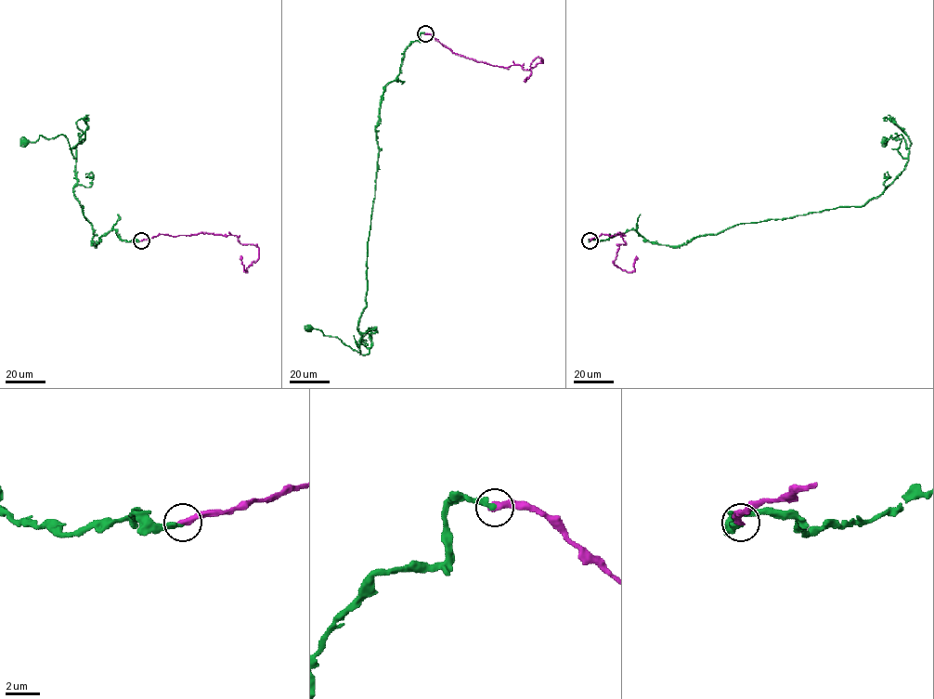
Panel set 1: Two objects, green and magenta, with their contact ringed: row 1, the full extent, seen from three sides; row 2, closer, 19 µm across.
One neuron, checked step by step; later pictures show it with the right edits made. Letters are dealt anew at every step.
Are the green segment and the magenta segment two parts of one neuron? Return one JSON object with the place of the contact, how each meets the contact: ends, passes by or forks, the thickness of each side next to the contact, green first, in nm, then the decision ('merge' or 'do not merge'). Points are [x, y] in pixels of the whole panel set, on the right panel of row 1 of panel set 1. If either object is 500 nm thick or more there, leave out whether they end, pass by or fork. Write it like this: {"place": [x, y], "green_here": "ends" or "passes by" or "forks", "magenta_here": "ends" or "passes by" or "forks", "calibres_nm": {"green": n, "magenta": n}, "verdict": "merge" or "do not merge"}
{"place": [590, 240], "green_here": "ends", "magenta_here": "ends", "calibres_nm": {"green": 320, "magenta": 400}, "verdict": "do not merge"}

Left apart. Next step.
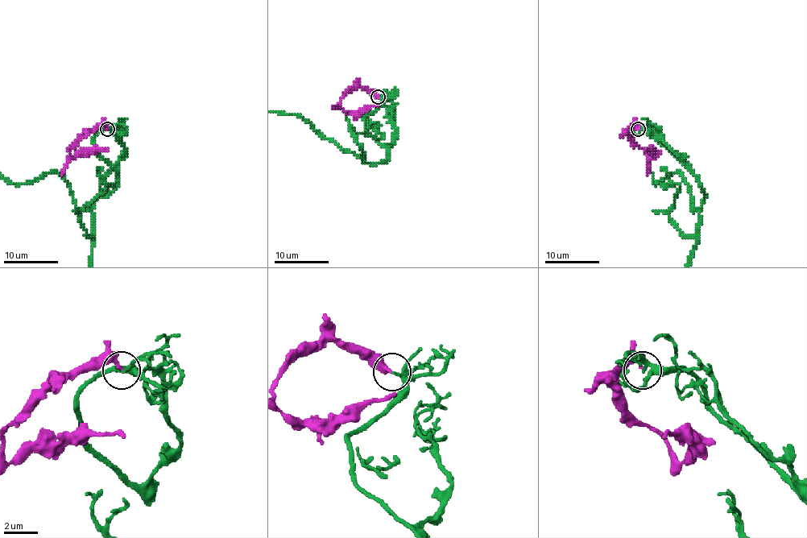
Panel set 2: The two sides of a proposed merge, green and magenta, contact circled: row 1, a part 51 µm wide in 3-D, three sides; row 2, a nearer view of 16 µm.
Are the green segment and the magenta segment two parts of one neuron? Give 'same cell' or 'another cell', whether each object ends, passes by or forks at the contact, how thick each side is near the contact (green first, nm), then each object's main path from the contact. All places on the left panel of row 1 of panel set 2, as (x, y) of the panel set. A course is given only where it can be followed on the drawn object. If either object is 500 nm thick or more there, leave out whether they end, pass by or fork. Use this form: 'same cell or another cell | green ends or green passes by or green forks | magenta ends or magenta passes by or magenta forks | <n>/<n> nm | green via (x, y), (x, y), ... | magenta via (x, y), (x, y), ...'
another cell | green passes by | magenta ends | 150/260 nm | green via (107, 129), (93, 146), (117, 185), (89, 208), (54, 171) | magenta via (107, 129), (99, 126), (83, 135), (71, 147), (69, 155), (72, 159), (77, 155), (109, 151)

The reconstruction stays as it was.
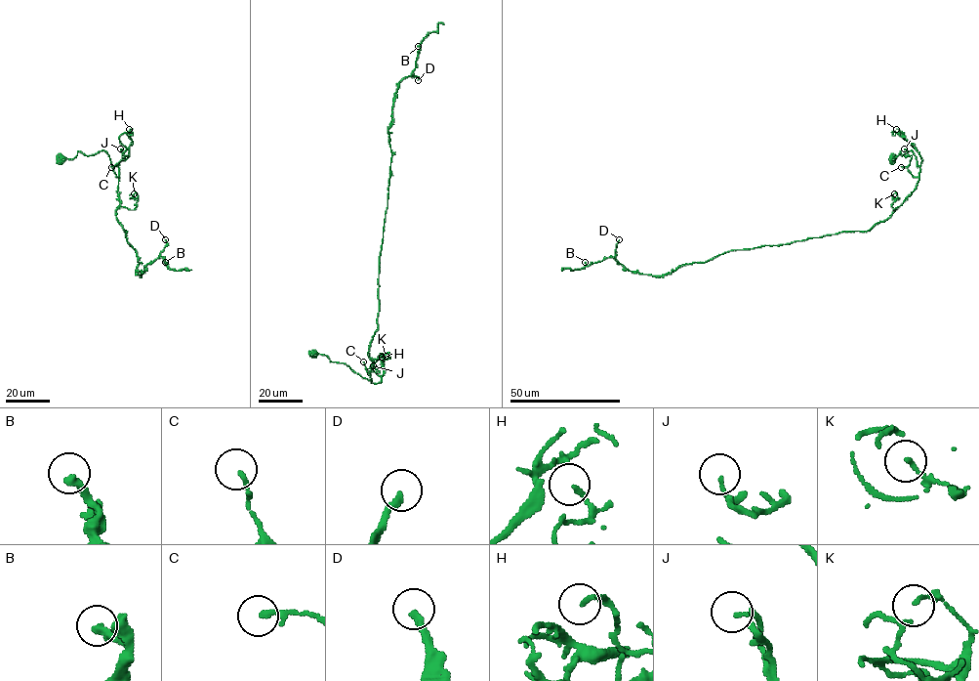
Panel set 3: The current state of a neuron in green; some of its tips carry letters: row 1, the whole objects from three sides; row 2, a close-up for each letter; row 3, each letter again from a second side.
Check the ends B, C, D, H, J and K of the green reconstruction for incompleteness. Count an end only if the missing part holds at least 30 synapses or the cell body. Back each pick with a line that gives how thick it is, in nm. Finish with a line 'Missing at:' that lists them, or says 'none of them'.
D: Thickness 240 nm
Missing at: D

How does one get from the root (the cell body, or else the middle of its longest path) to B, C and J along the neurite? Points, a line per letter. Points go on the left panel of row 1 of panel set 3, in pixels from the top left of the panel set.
B: (62, 159), (104, 150), (118, 167), (116, 220), (136, 250), (137, 274), (160, 257), (165, 262)
C: (62, 159), (73, 159), (78, 151), (91, 155), (104, 150), (111, 164), (118, 167), (118, 177), (111, 167)
J: (62, 159), (104, 150), (118, 167), (118, 177), (113, 167), (127, 155), (120, 148)

